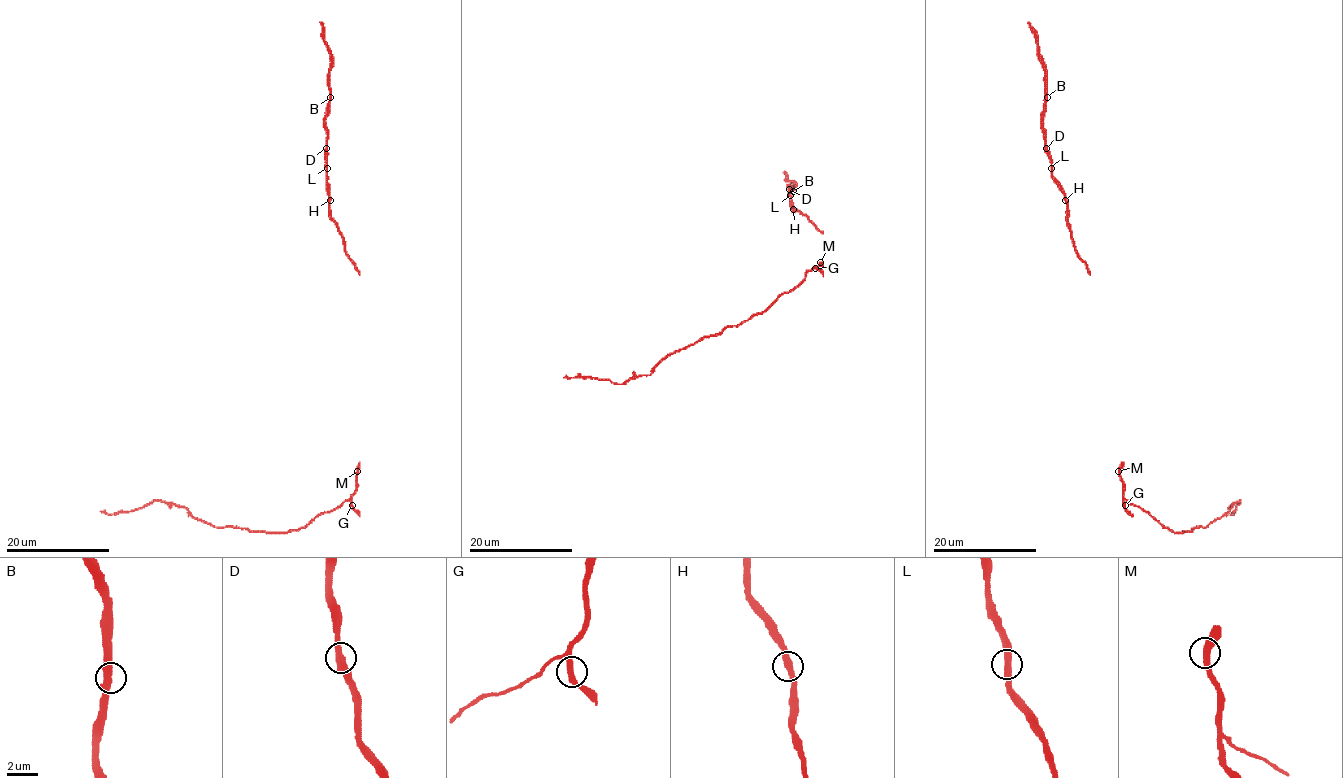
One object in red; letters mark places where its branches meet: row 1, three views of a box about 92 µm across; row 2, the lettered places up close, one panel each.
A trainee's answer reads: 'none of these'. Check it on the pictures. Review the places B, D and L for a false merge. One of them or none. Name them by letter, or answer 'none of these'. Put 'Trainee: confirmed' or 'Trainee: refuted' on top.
Trainee: confirmed
none of these

